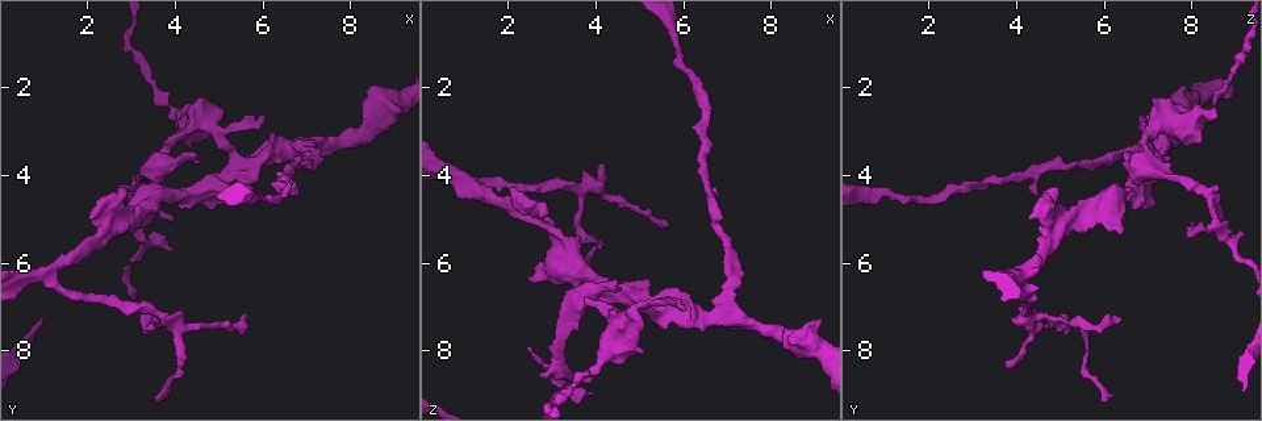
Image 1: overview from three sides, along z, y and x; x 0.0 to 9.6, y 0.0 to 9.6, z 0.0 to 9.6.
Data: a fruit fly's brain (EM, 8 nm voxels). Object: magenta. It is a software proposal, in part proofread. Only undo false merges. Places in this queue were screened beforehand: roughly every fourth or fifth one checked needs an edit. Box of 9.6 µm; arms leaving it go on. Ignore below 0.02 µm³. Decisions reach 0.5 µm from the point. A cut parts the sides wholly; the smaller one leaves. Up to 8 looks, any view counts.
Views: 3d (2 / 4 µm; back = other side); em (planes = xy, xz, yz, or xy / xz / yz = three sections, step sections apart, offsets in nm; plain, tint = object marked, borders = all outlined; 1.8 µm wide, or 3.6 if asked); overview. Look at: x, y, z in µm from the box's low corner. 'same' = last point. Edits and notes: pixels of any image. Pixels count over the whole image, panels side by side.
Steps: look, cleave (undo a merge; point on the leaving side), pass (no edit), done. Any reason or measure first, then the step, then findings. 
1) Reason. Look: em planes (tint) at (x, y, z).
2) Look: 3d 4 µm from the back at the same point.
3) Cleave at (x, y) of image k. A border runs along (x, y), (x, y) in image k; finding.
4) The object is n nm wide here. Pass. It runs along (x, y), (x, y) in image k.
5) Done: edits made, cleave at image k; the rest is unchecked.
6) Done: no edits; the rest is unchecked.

Abrupt turn. Look: 3d 4 µm from the back at (3.65, 7.20, 4.35).

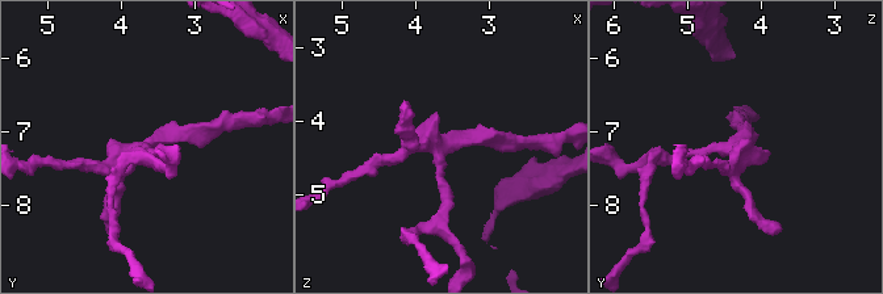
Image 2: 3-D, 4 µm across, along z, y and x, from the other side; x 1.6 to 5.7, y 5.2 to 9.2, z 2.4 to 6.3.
Look: em xy step 8 (tint) at (3.65, 7.20, 4.35).

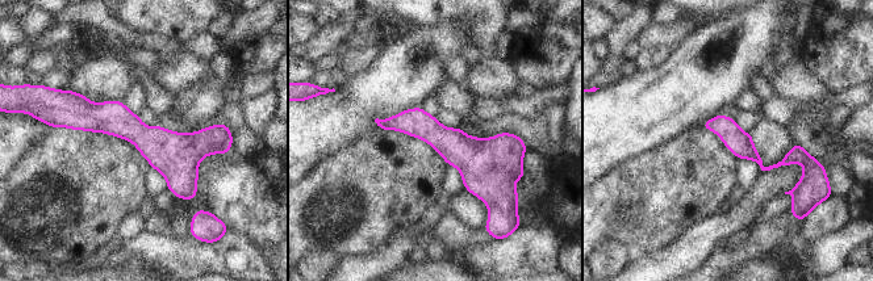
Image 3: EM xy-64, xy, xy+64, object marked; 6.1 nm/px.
Look: em planes (tint) at the same point.

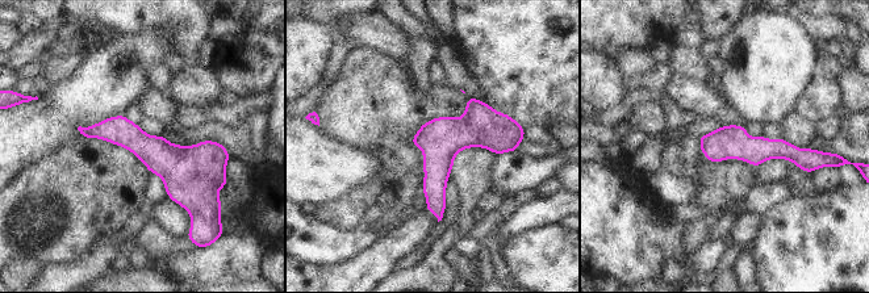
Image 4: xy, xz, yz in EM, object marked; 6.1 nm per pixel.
Pass. It runs along (84, 132), (217, 153) in image 4; one cell here.

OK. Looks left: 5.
Four arms meet. Look: 3d 2 µm from the back at (2.65, 5.25, 4.95).

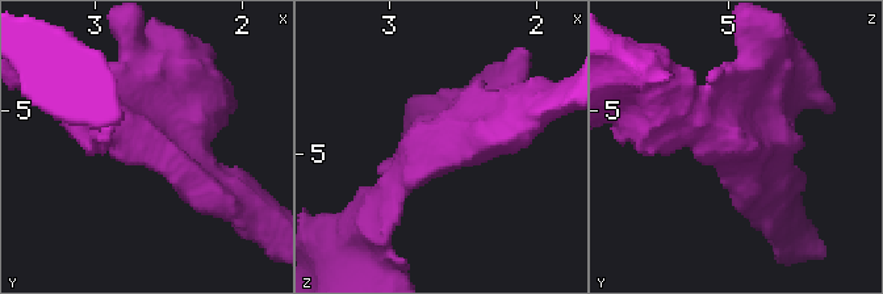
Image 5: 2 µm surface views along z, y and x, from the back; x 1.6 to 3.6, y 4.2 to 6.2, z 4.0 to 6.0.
4 arms meet here. Look: em yz step 16 (tint) at (2.60, 5.24, 4.90).

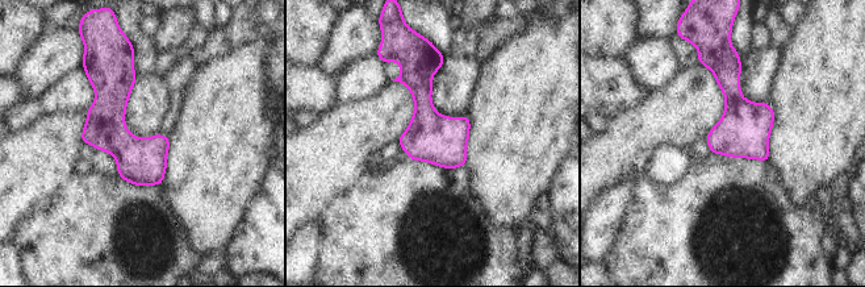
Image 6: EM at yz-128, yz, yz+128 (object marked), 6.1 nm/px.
Another direction. Look: em planes (tint) at the same point.

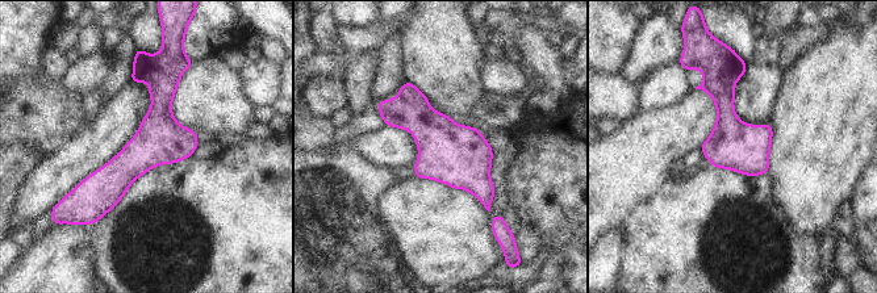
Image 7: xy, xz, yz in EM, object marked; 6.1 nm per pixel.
Pass. One cell here.

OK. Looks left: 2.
Sharp bend. Look: 3d 4 µm at (4.55, 2.75, 7.20).

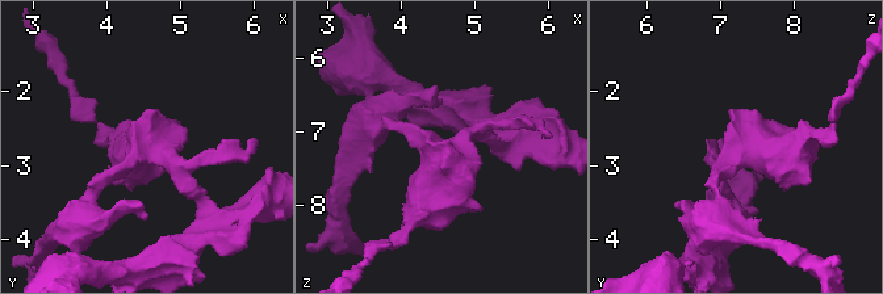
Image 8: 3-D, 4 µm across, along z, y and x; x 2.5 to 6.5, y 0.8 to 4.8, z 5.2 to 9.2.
Look: em planes (tint) at (4.50, 2.75, 7.20).

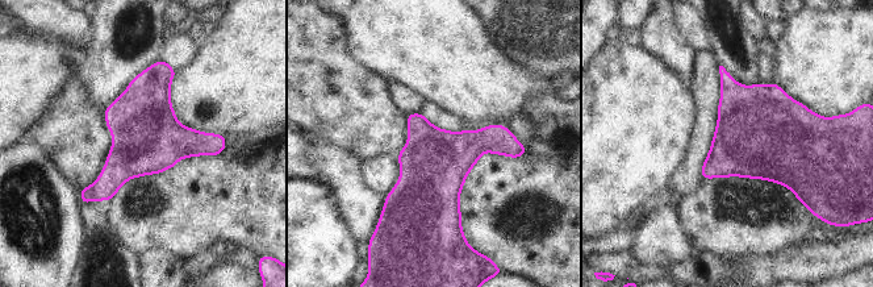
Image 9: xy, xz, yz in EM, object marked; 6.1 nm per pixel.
Pass. Continuous, no second cell.

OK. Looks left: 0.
Done: no edits; the rest is unchecked.

